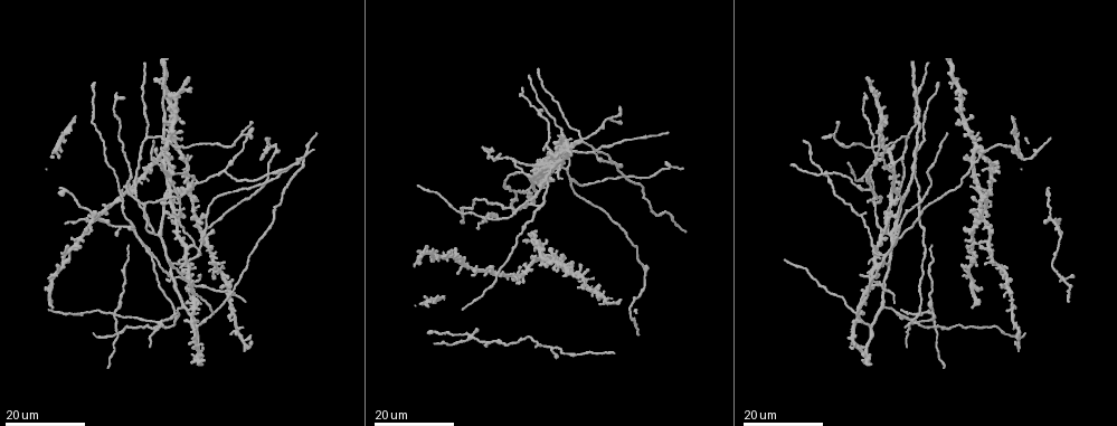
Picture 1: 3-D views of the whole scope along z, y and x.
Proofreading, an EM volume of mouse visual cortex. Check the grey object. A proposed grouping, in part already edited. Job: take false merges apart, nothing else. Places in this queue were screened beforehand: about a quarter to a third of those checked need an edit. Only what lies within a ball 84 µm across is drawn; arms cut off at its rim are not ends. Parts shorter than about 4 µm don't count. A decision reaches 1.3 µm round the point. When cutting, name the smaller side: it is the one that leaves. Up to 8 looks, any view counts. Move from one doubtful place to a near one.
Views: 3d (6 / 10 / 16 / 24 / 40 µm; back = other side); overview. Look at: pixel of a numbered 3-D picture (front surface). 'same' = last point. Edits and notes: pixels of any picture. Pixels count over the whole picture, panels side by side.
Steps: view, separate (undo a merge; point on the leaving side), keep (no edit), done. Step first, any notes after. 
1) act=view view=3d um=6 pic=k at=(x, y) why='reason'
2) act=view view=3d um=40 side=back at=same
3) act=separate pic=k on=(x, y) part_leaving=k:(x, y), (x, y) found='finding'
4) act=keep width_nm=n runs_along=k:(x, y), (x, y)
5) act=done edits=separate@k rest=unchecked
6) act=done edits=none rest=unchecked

act=view view=3d um=16 pic=1 at=(868, 173) why='thin arm on a thick one'

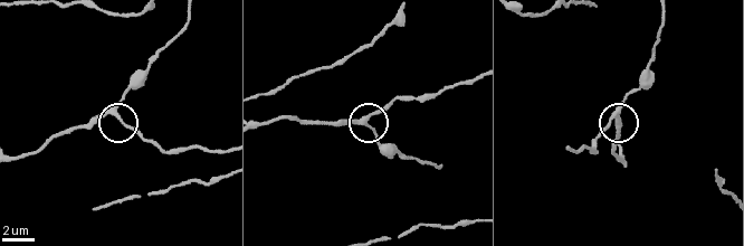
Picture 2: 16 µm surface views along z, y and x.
act=view view=3d um=6 pic=2 at=(364, 119)

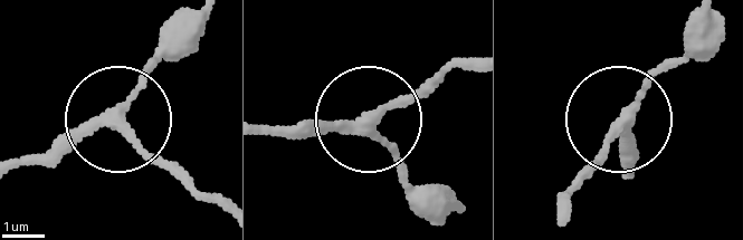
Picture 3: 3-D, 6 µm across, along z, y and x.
act=view view=3d um=6 side=back pic=3 at=(124, 120)

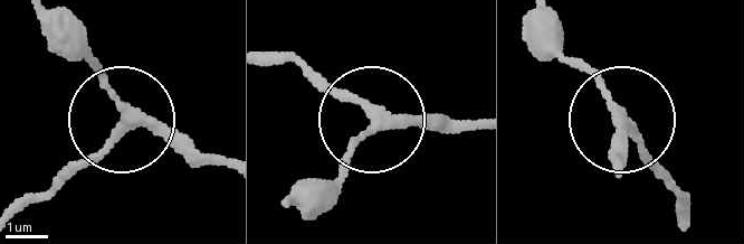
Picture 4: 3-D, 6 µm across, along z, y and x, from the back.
act=keep arms=3 runs_along=4:(622, 168), (614, 100), (540, 29) found='one neuron here'

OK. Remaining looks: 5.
act=view view=3d um=16 pic=1 at=(540, 259) why='four or more arms meet'

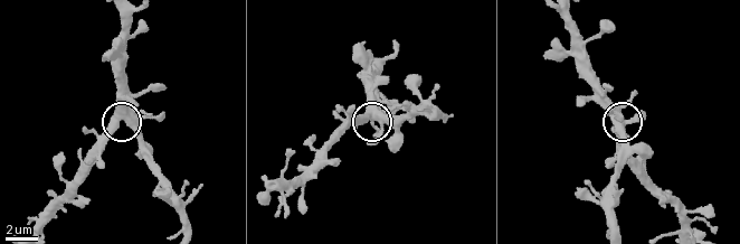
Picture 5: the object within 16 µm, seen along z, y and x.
act=view view=3d um=6 pic=5 at=(123, 119)

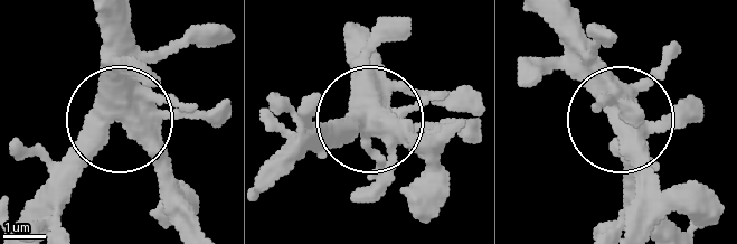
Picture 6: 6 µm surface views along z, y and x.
act=keep width_nm=530 found='continuous, no second neuron'

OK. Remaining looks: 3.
act=view view=3d um=16 pic=1 at=(988, 205) why='four or more arms meet'

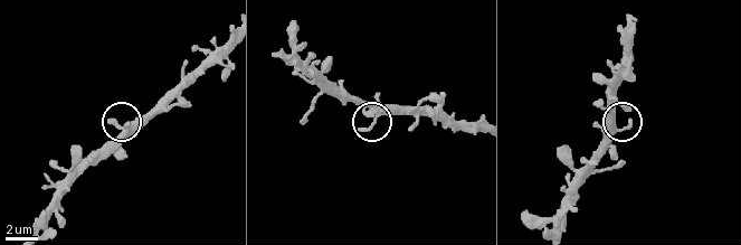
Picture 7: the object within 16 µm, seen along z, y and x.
act=view view=3d um=6 pic=7 at=(616, 129) why='zoom in'

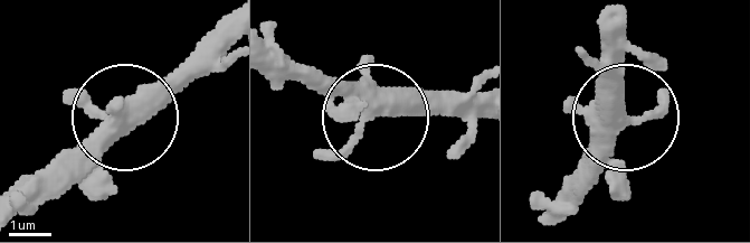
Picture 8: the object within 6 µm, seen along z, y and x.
act=keep arms=4 found='one neuron here'

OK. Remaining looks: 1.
act=done edits=none rest=unchecked

